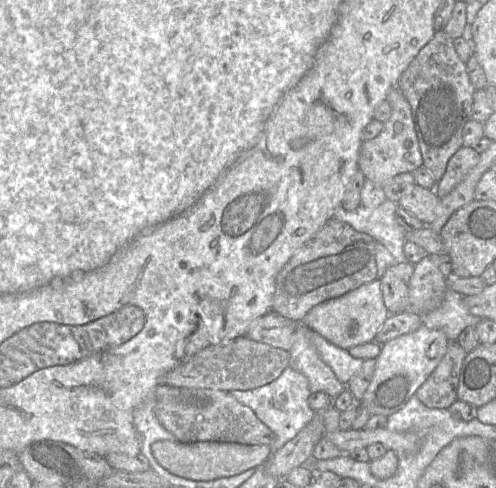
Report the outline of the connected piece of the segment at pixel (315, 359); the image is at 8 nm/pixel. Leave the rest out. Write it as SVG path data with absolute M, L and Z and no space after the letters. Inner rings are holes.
M296 322L294 343L289 351L289 367L305 375L311 393L325 392L333 400L347 385L341 383L333 370L320 358L311 342L311 332L315 332L302 322Z

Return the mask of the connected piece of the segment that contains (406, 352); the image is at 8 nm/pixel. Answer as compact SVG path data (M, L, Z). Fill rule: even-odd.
M425 325L417 330L394 338L381 346L371 382L360 403L371 415L391 414L400 410L426 381L445 355L449 340L440 329Z

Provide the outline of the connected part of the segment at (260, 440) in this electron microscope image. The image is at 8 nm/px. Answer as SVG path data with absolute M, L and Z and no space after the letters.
M159 385L155 389L155 416L162 427L174 435L181 443L195 442L231 442L243 445L271 445L275 434L262 423L254 411L239 403L229 391L213 389L182 388Z

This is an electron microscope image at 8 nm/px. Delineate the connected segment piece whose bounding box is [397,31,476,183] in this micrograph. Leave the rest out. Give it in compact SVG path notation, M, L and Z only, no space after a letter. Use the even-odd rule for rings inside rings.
M435 31L432 39L419 51L403 71L397 87L408 101L414 121L423 164L437 183L445 173L447 163L463 146L462 131L471 119L475 88L467 73L466 64L459 58L445 31Z

